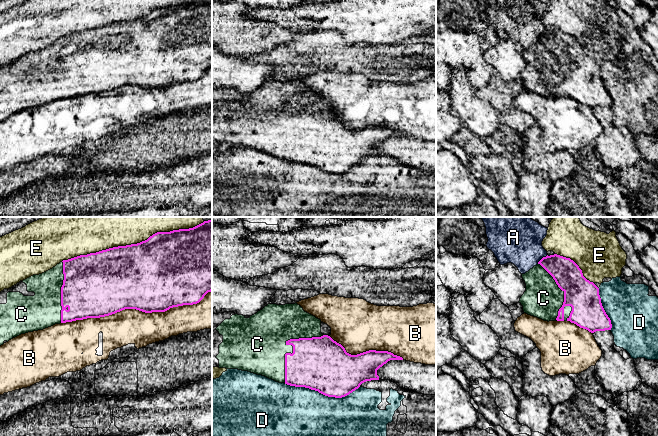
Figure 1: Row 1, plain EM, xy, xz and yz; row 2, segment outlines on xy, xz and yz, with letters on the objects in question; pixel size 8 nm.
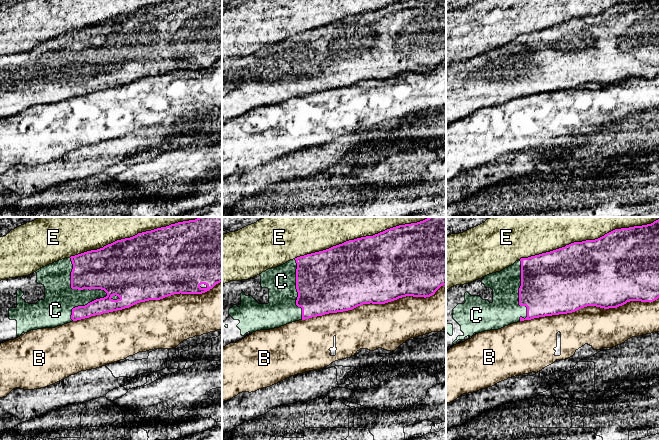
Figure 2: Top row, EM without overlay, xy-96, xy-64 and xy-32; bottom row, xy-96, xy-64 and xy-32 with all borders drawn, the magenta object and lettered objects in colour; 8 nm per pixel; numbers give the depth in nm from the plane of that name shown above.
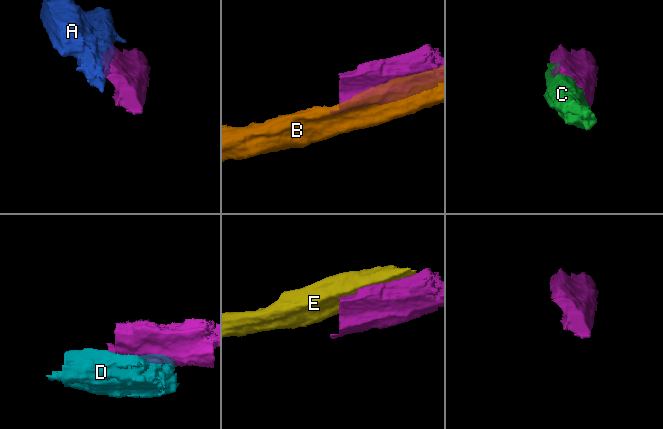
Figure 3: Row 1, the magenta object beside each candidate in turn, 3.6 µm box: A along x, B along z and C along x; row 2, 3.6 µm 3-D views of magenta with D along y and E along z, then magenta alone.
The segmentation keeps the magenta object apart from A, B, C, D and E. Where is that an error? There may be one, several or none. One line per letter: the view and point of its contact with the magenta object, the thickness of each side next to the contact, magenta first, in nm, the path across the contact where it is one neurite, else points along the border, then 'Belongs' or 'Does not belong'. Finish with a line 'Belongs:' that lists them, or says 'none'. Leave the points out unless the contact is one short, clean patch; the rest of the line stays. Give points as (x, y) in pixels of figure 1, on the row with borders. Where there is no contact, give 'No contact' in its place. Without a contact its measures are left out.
A: Touches magenta at yz (542, 258). Thickness 220 nm (magenta) against 380 nm. Does not belong
B: Touches magenta at xy (136, 309). Thickness 500 nm (magenta) against 280 nm. Does not belong
C: Touches magenta at yz (564, 296). Thickness 260 nm (magenta) against 300 nm. Belongs
D: Touches magenta at xz (322, 393). Thickness 440 nm (magenta) against 400 nm. Does not belong
E: Touches magenta at xy (132, 244). Thickness 500 nm (magenta) against 460 nm. Does not belong
Belongs: C

